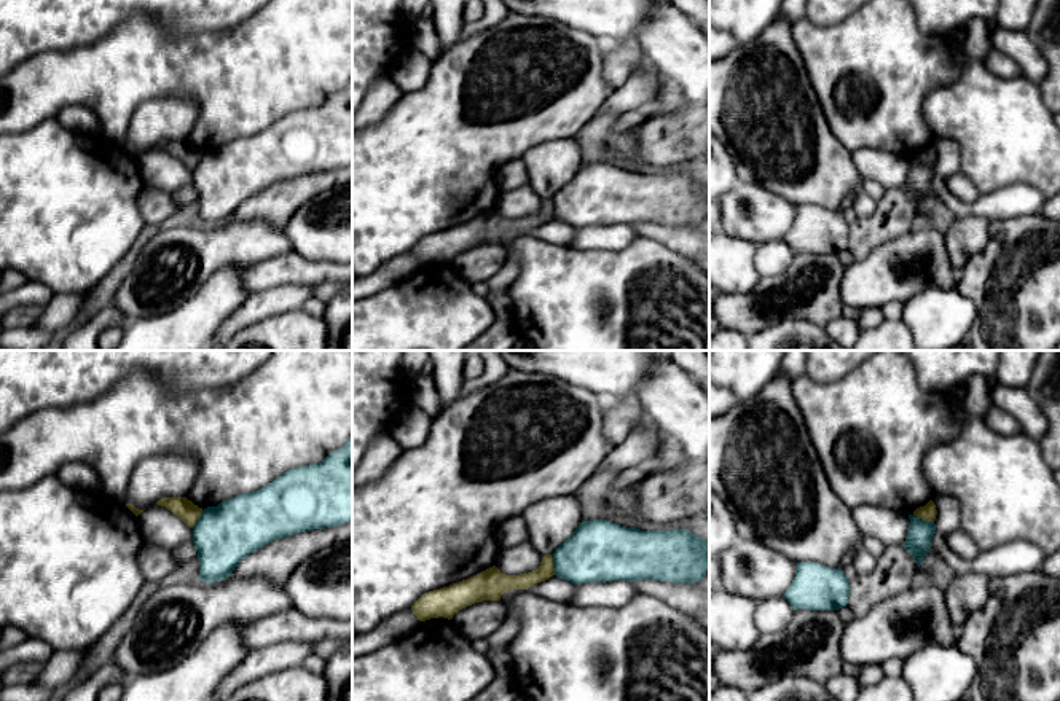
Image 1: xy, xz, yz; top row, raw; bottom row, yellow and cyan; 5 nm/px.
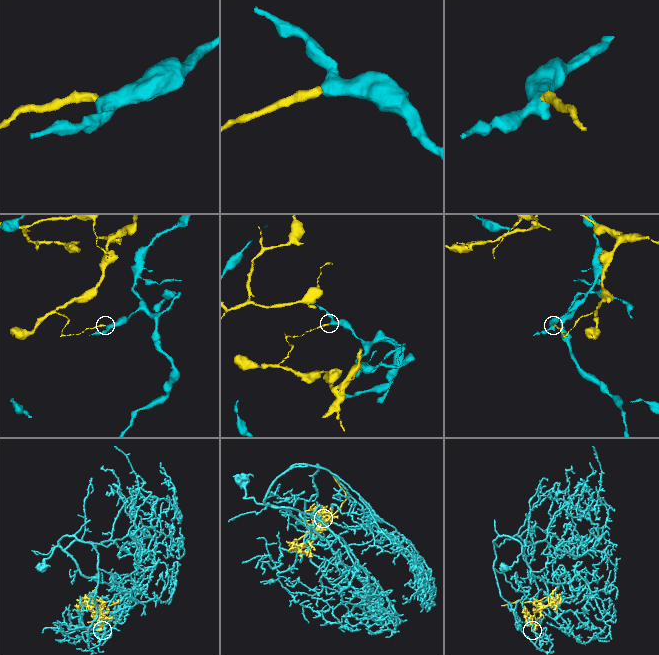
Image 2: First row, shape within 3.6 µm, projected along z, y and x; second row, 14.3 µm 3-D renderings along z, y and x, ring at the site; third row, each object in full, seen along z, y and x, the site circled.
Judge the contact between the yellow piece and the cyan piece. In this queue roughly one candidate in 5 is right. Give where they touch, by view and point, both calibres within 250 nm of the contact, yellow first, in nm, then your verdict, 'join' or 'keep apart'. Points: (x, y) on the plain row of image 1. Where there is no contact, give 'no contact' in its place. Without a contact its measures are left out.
xz (552, 207) | 80/320 nm | keep apart

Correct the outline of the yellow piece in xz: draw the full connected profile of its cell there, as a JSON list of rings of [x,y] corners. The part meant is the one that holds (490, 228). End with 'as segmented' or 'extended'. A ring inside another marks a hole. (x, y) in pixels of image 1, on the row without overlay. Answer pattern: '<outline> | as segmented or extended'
[[[545,198],[537,213],[505,218],[496,209],[450,229],[429,234],[422,237],[411,253],[419,264],[430,261],[448,261],[454,257],[483,244],[499,244],[508,233],[528,233],[540,225],[555,218],[555,209],[552,198]]] | as segmented

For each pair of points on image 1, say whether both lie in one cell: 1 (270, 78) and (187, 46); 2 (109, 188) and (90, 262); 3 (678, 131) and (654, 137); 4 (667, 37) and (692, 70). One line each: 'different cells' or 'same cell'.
1: same cell
2: same cell
3: same cell
4: same cell

